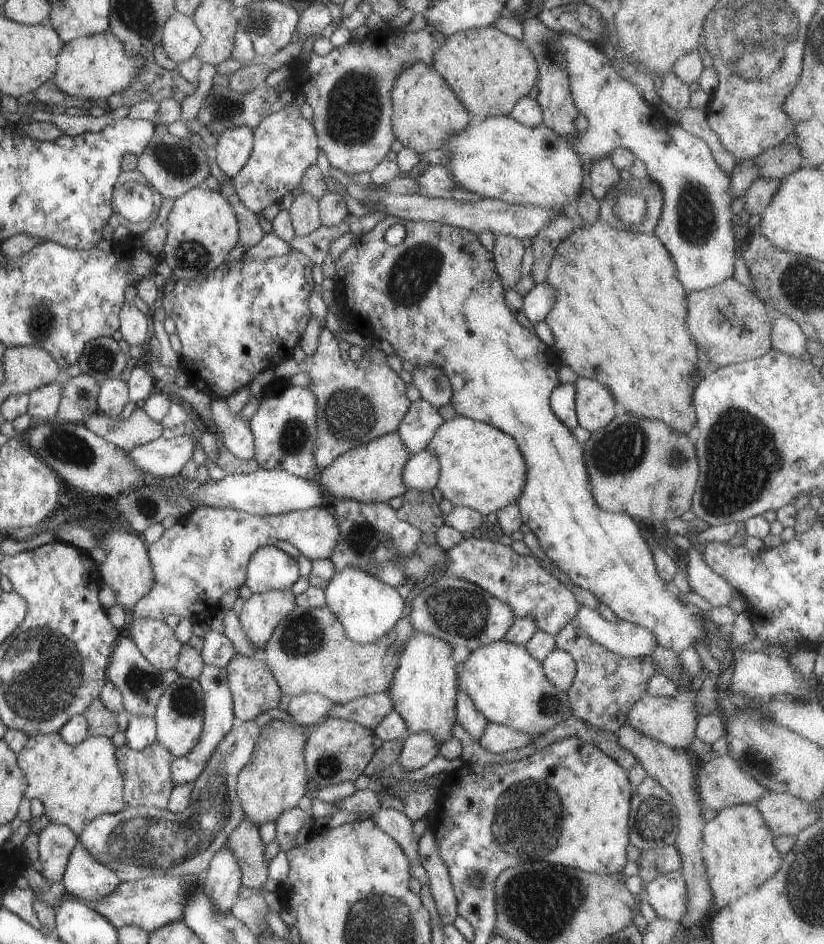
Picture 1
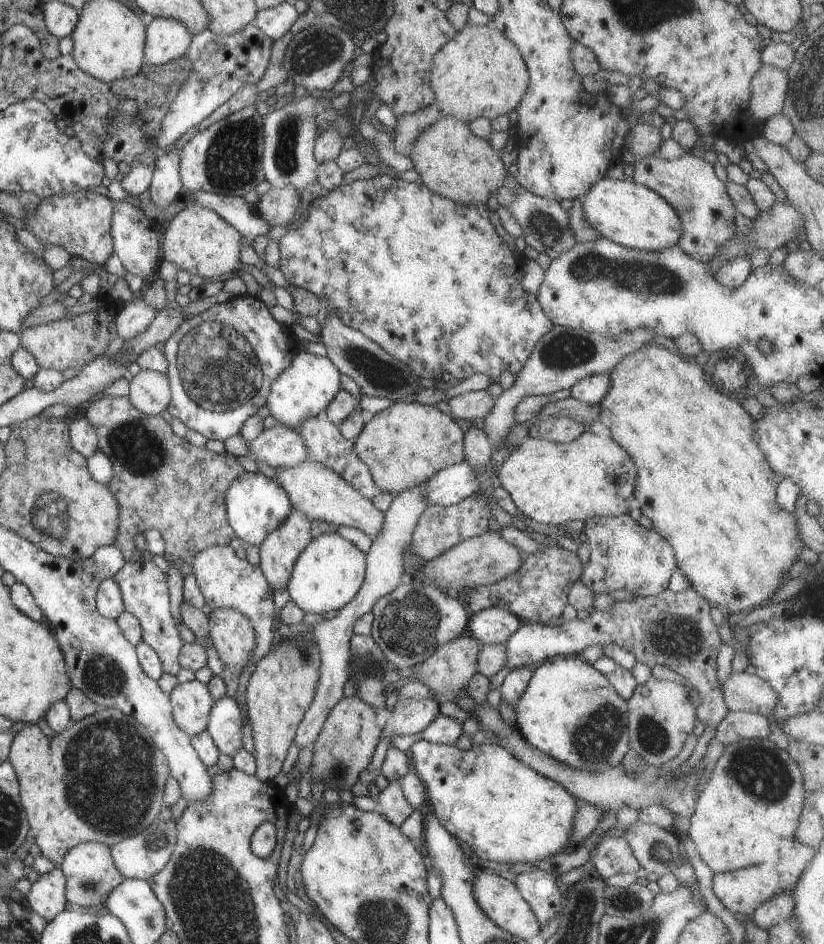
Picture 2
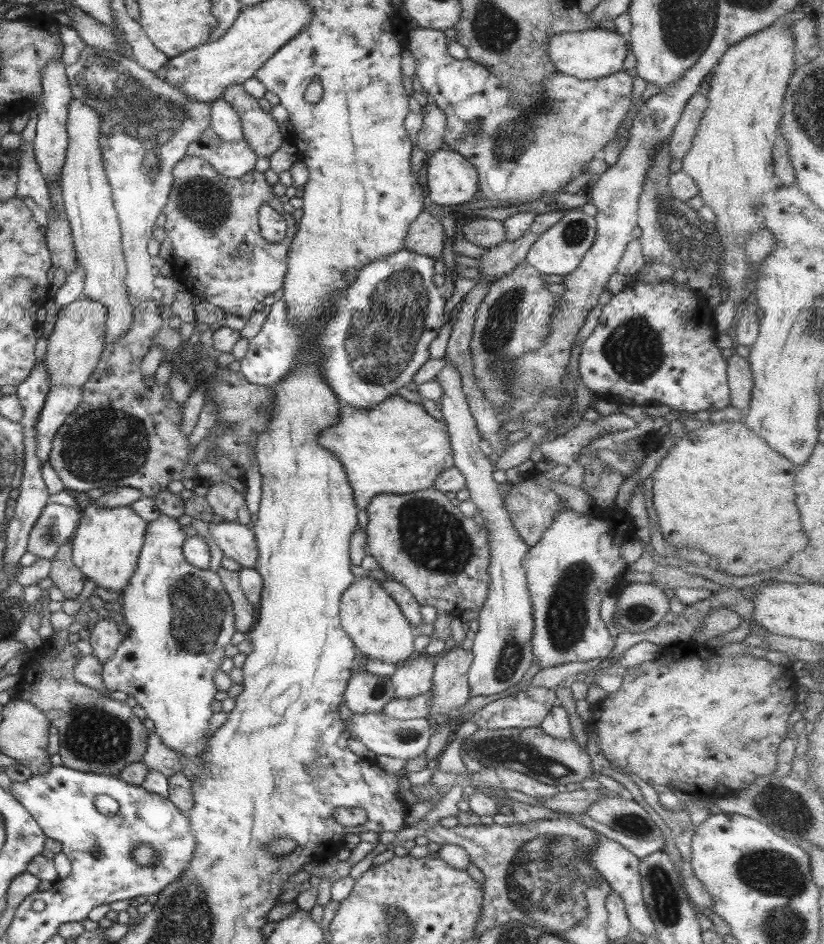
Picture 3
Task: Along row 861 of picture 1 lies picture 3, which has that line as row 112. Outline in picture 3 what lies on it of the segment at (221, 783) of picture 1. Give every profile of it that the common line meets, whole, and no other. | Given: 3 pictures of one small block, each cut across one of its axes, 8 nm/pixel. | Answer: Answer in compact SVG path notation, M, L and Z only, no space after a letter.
M87 45L75 62L65 67L65 76L72 98L87 104L101 116L99 148L120 227L127 299L135 306L151 300L154 289L147 243L155 220L167 203L172 168L186 155L187 145L210 126L210 103L187 97L179 88L141 68L133 58L126 59L115 51Z

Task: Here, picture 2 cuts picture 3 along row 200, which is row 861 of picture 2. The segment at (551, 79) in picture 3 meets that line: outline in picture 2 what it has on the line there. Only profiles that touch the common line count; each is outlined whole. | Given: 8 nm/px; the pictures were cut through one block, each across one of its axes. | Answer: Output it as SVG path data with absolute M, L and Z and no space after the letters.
M420 739L418 742L411 744L406 754L408 755L411 771L416 774L425 786L427 794L426 805L428 805L430 810L433 810L433 814L439 820L439 824L456 840L465 842L480 859L496 862L497 864L533 863L537 860L543 860L549 856L572 849L571 830L573 830L573 816L579 810L579 801L575 799L573 794L569 794L561 784L544 778L537 774L537 772L533 772L531 768L527 768L525 764L521 764L517 758L513 758L507 750L503 750L503 748L494 744L474 744L469 750L461 751L454 745L431 744L431 742L425 742L425 740Z

